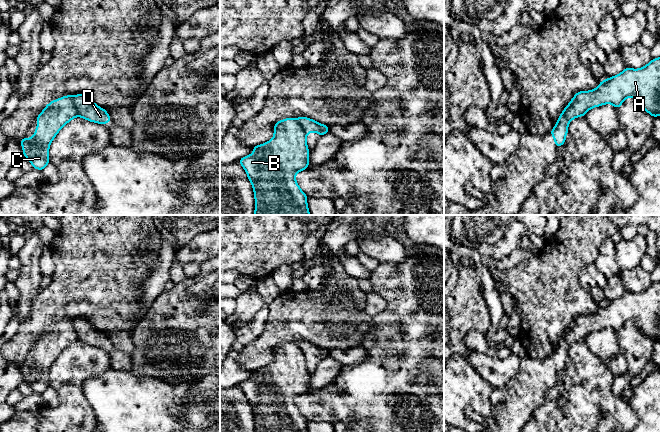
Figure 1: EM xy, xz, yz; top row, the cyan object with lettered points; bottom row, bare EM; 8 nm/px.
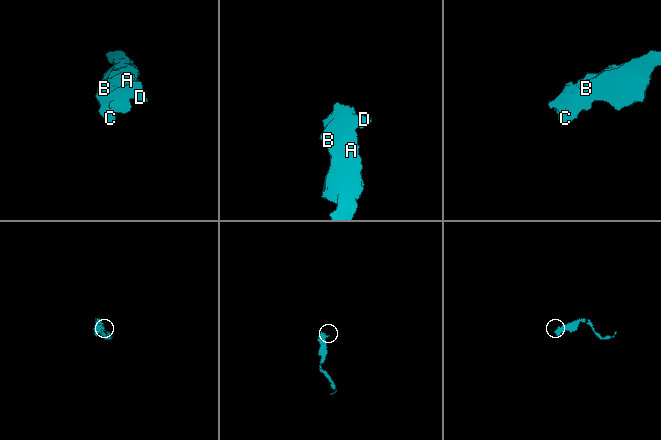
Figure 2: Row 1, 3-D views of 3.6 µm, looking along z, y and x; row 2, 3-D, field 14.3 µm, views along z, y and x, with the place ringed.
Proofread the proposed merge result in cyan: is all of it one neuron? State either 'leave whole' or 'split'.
split

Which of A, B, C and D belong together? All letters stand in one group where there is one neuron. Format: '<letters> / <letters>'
A B C / D

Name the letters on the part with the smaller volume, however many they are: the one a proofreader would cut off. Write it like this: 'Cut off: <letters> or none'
Cut off: D

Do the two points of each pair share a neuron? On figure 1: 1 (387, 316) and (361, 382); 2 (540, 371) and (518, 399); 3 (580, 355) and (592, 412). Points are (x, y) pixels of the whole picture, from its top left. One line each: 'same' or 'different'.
1: same
2: same
3: same

